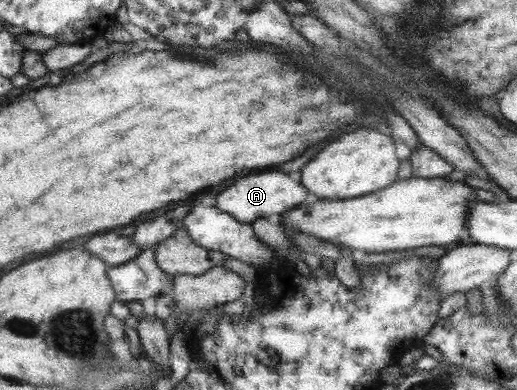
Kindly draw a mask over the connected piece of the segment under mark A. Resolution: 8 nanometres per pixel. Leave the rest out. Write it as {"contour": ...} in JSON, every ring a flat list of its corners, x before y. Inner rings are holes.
{"contour":[[274,169,274,171,268,170,264,173,244,176,228,183,225,190,215,195,214,206,229,213,230,216,234,216,239,222,251,224,258,217,274,219,280,214,296,208,298,204,303,203,306,194,306,188,300,184,300,181,294,181,288,174]]}

